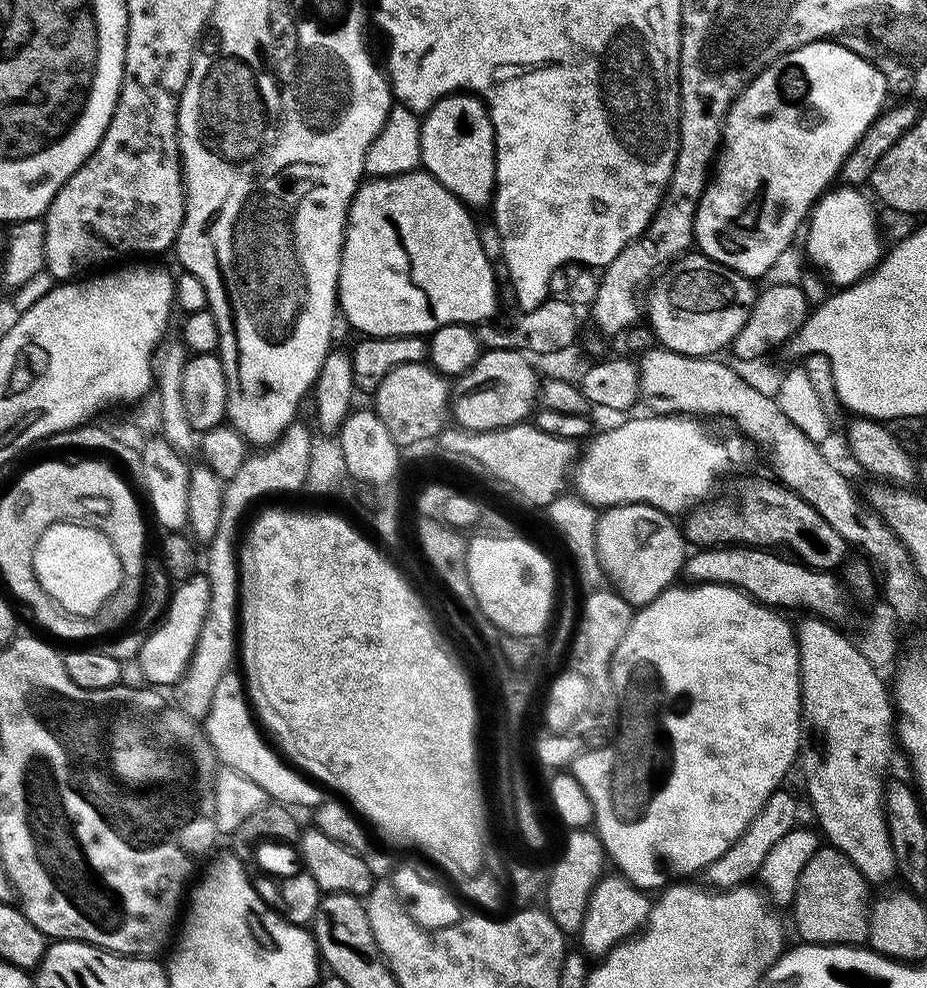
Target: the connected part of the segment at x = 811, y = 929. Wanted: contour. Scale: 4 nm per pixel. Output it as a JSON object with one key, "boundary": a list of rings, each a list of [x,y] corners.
{"boundary":[[[822,846],[802,866],[796,893],[790,905],[796,932],[806,944],[851,944],[860,946],[868,939],[870,885],[863,874],[837,848]]]}

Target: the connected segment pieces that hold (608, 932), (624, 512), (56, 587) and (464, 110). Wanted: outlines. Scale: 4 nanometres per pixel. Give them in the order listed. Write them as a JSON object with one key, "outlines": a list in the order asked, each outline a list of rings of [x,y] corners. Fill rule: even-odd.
{"outlines":[[[[605,875],[594,886],[578,933],[581,944],[579,947],[592,958],[602,958],[615,944],[620,944],[629,936],[636,935],[648,921],[653,906],[653,901],[645,889],[636,888],[622,875],[611,875]]],[[[649,504],[611,505],[597,519],[595,546],[601,571],[607,579],[610,577],[613,589],[634,608],[644,607],[653,601],[664,589],[671,587],[675,581],[673,579],[683,571],[688,546],[679,525],[671,520],[669,513],[659,511]]],[[[55,524],[44,529],[35,541],[32,568],[44,593],[65,613],[73,617],[92,616],[95,612],[97,615],[105,602],[120,591],[120,579],[126,576],[126,569],[120,565],[116,547],[99,528],[89,528],[87,524]]],[[[453,92],[450,96],[443,96],[431,110],[423,113],[420,137],[422,138],[420,162],[423,171],[429,172],[439,184],[446,186],[446,190],[453,192],[460,201],[468,205],[469,209],[487,209],[496,190],[496,135],[483,100],[471,92]]]]}

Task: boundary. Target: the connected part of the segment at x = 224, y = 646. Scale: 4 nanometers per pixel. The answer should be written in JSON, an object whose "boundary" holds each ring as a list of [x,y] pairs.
{"boundary":[[[294,422],[279,440],[263,450],[253,451],[242,462],[238,474],[226,481],[222,498],[222,518],[218,518],[218,530],[212,540],[207,541],[208,561],[203,561],[202,572],[210,582],[210,606],[194,646],[194,654],[187,668],[176,681],[174,703],[187,716],[203,718],[210,710],[214,690],[218,682],[233,667],[232,655],[238,652],[238,605],[240,602],[240,570],[238,567],[238,537],[241,535],[240,523],[248,512],[248,507],[263,496],[275,492],[296,492],[308,482],[308,467],[311,462],[311,444],[314,432],[311,427]]]}

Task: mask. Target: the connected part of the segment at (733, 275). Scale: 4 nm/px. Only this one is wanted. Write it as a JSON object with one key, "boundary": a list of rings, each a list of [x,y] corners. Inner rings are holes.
{"boundary":[[[699,250],[689,251],[687,254],[680,257],[679,260],[673,260],[671,264],[668,265],[666,271],[655,281],[654,287],[651,289],[652,297],[647,297],[646,300],[646,320],[648,316],[648,324],[652,327],[652,332],[657,336],[659,343],[663,347],[668,348],[672,352],[677,352],[678,354],[686,354],[687,356],[707,356],[709,358],[715,357],[720,354],[723,348],[727,349],[731,345],[732,341],[735,340],[736,336],[742,330],[742,326],[746,326],[746,318],[750,318],[750,310],[754,306],[756,301],[756,294],[758,291],[757,285],[752,285],[748,281],[749,277],[742,272],[735,272],[730,270],[726,266],[722,266],[718,262],[714,262],[708,256],[705,256],[703,252]]]}

